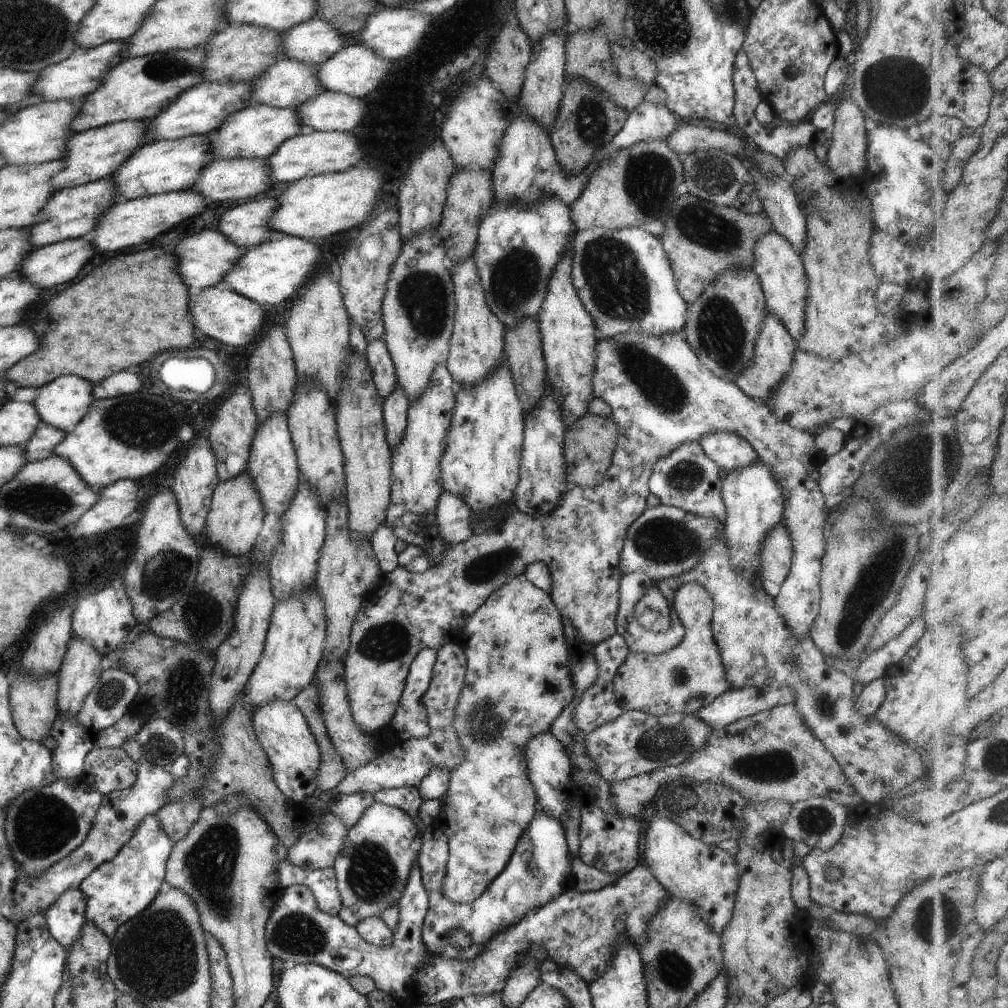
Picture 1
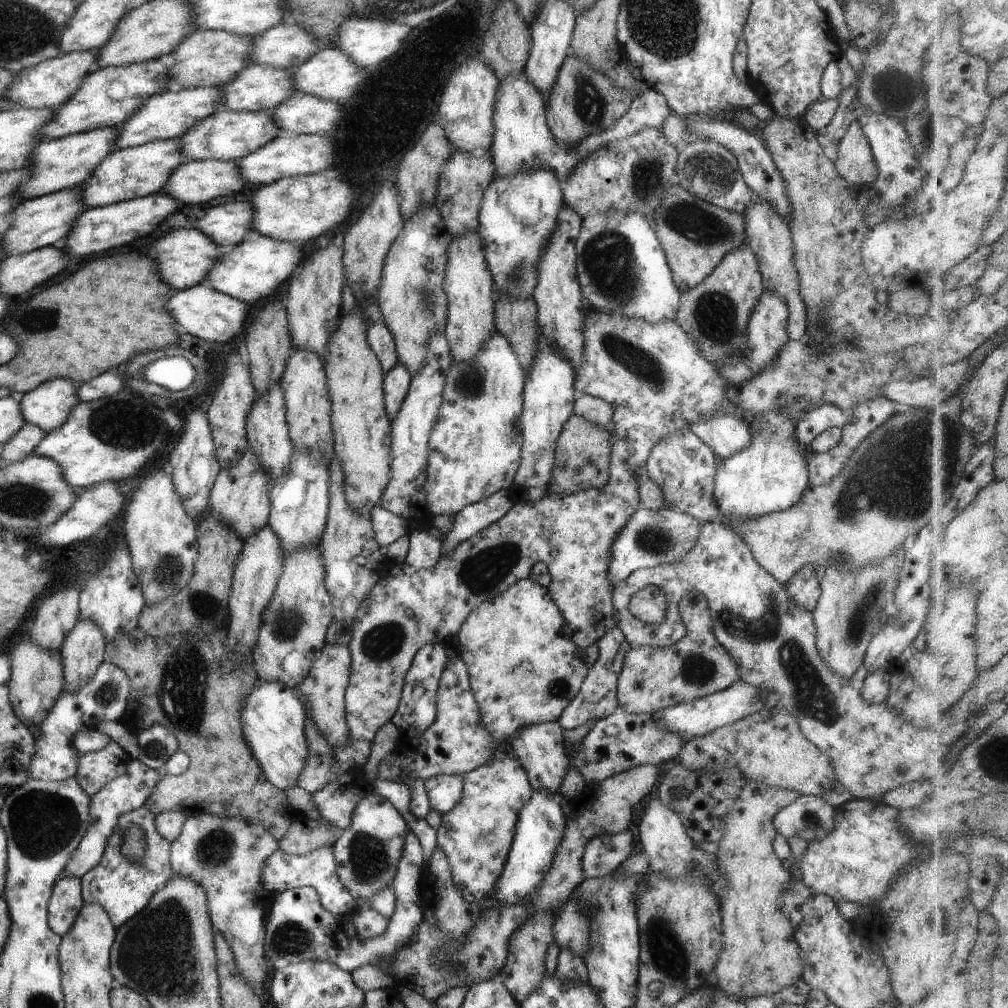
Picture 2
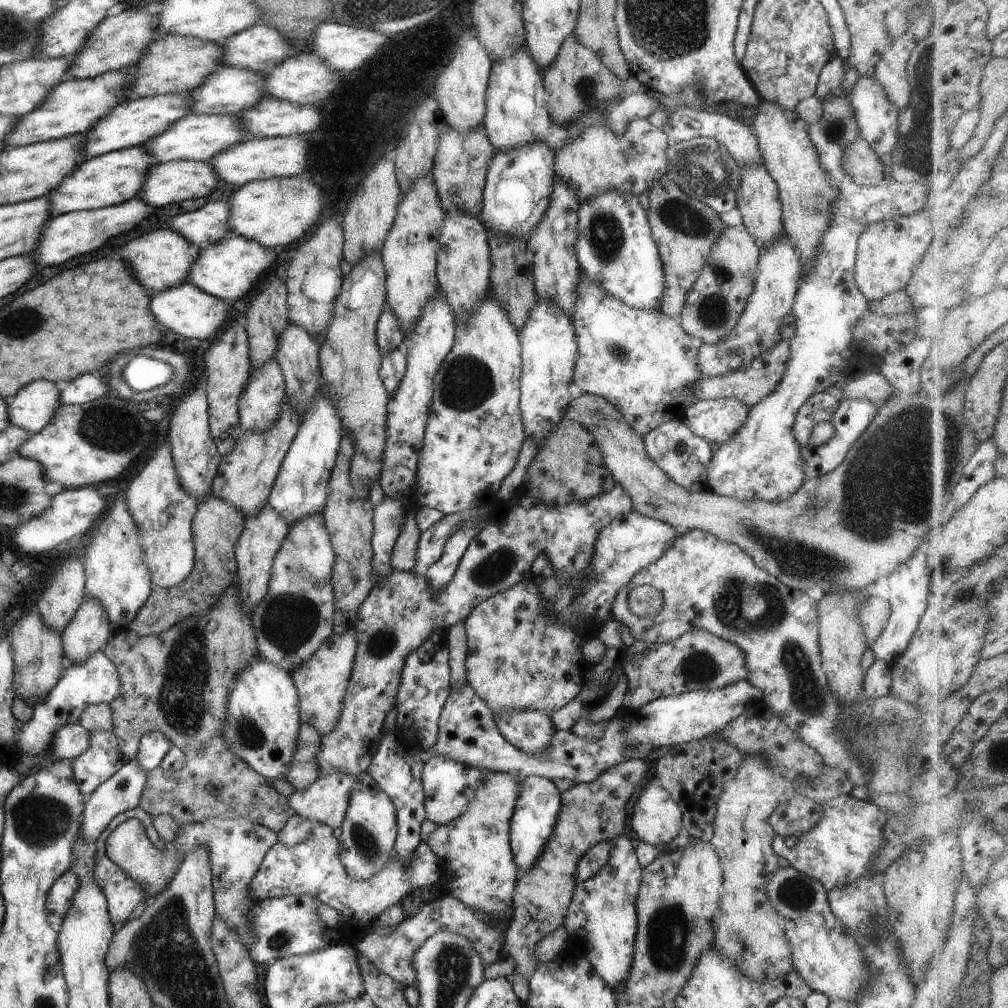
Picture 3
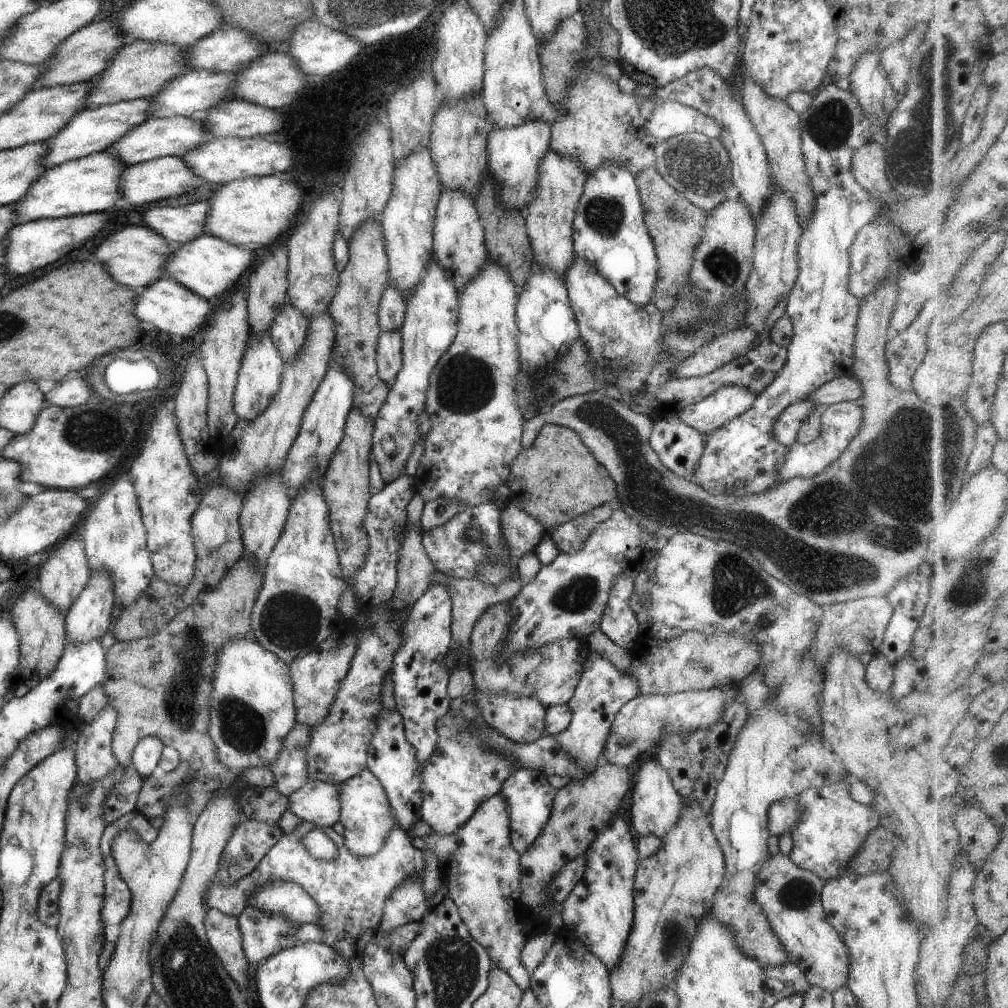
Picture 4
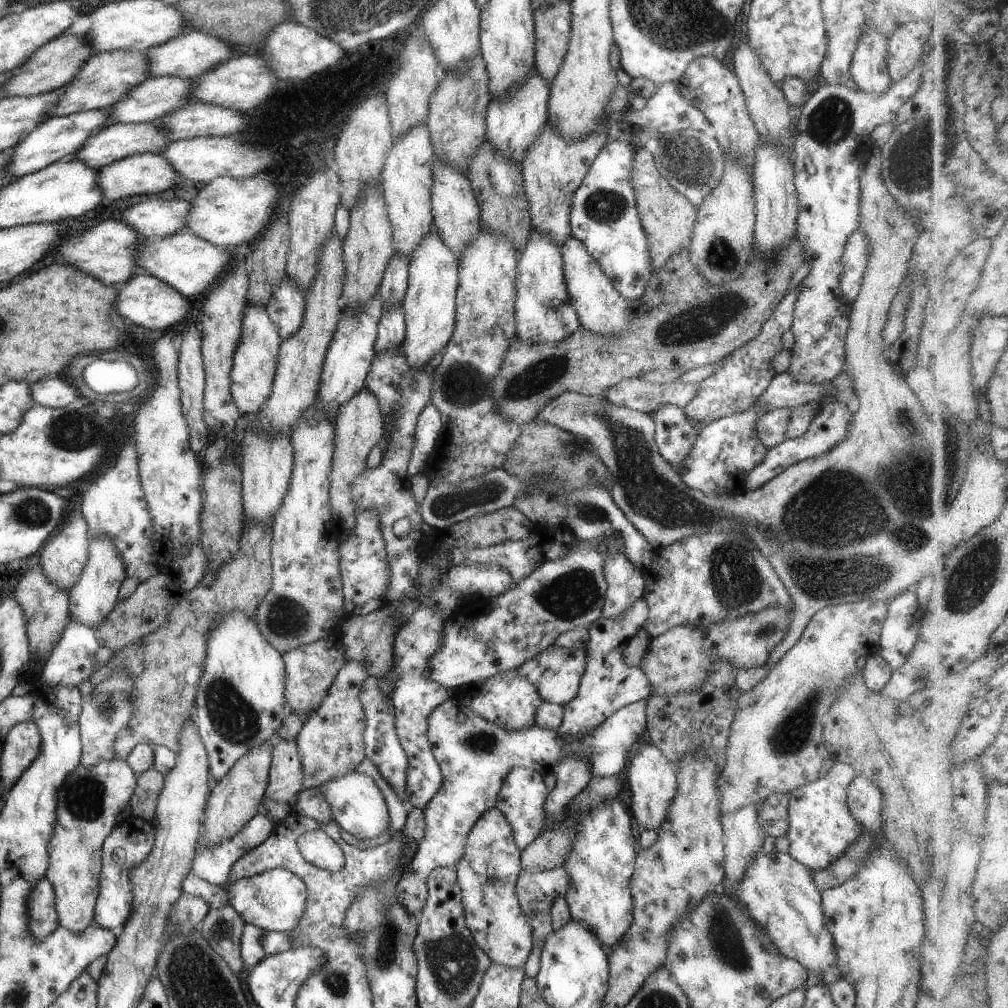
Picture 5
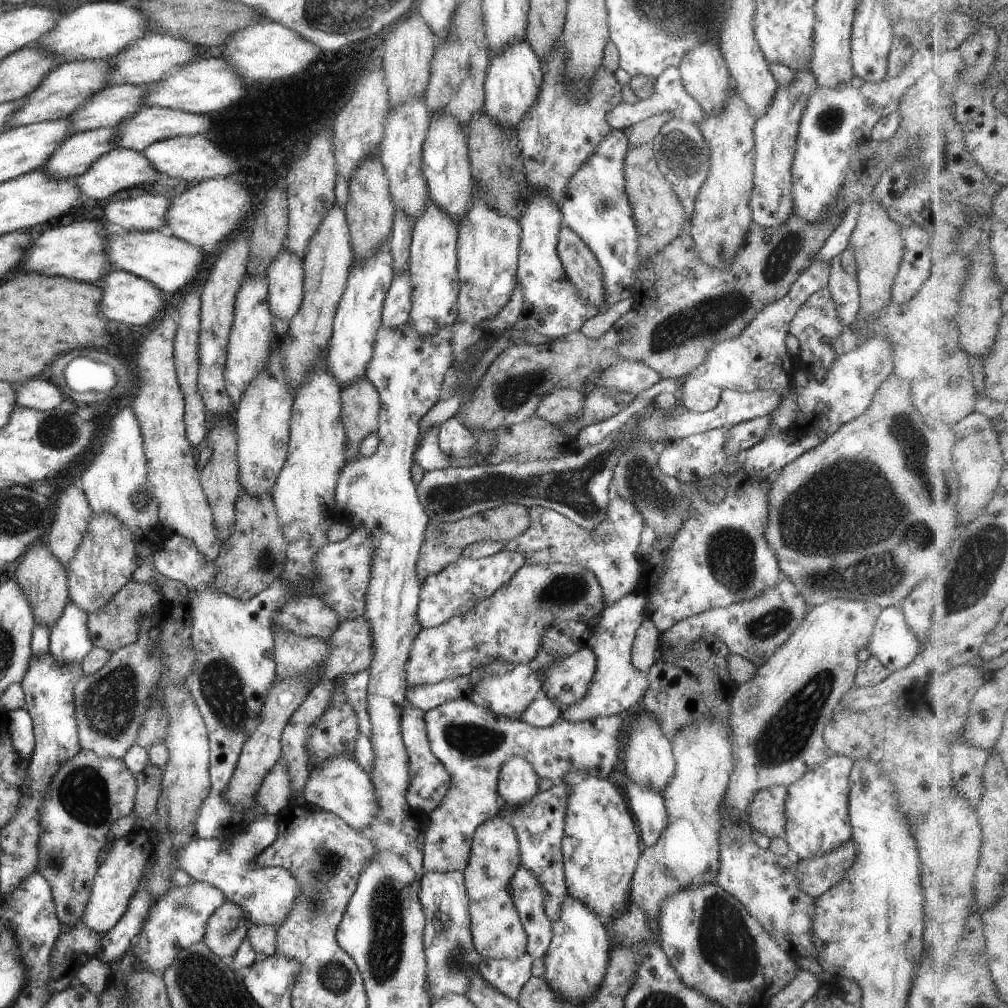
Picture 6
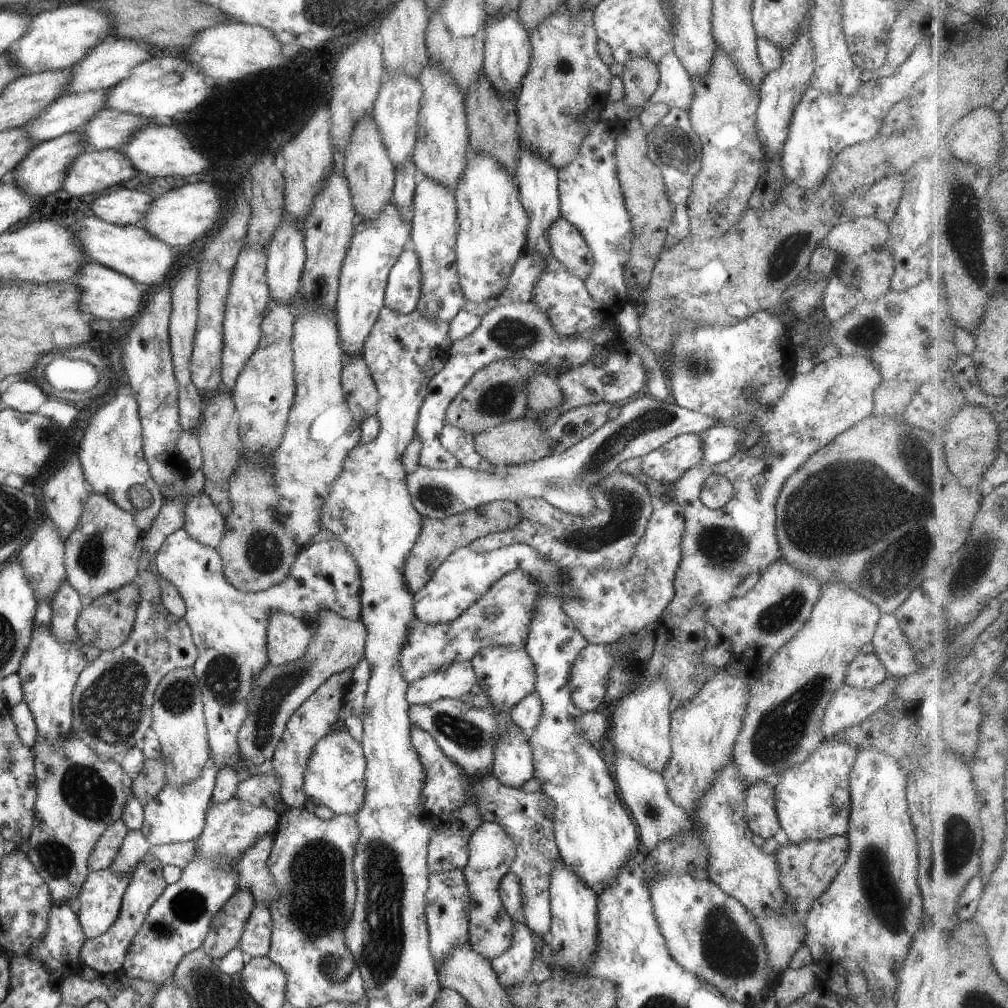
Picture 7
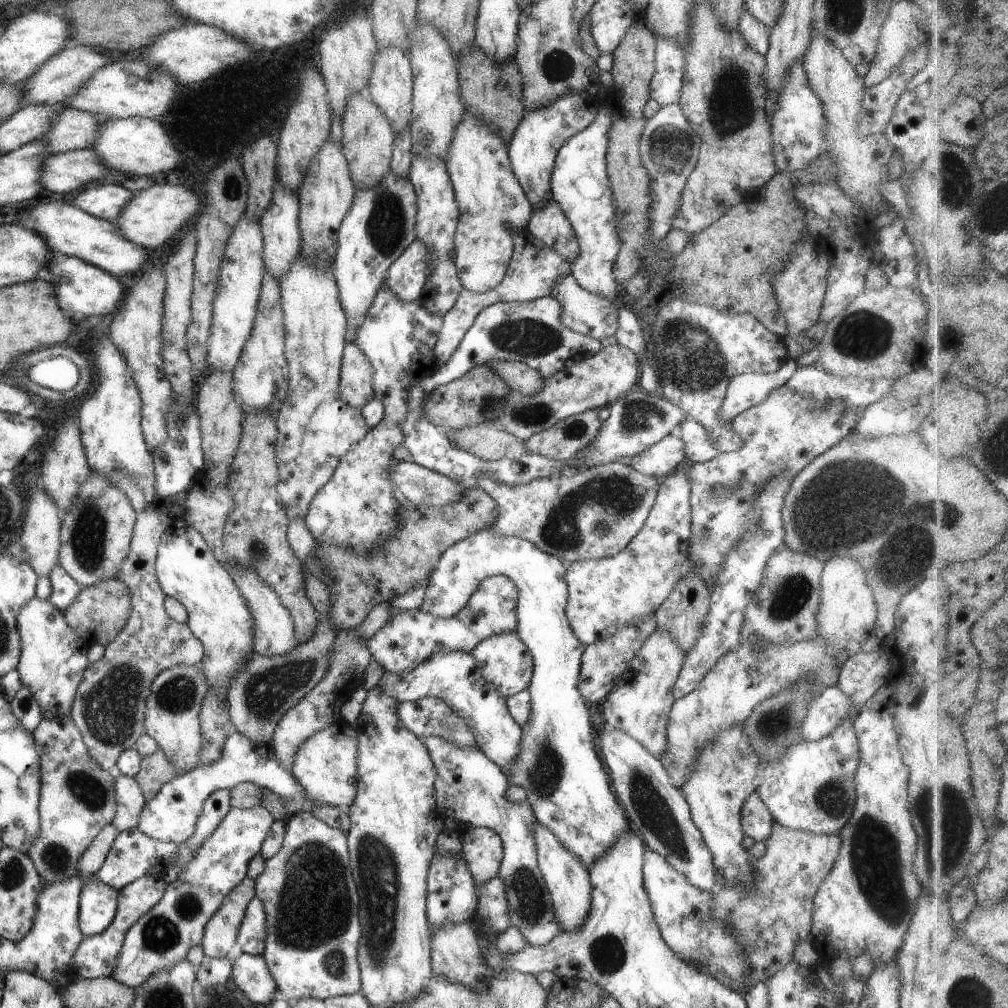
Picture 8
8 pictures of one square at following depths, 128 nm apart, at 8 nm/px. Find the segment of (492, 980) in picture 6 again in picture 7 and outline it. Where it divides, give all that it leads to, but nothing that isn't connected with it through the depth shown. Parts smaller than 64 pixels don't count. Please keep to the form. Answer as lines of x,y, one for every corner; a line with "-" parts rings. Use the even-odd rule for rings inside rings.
514,922
509,948
490,960
491,968
503,988
517,986
530,978
533,949
533,933
523,924

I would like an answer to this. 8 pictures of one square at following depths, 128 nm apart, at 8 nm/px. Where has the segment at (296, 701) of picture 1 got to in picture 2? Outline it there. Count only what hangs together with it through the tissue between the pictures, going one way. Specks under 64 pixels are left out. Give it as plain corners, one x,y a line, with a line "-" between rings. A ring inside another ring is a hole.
307,717
304,723
307,755
303,769
296,779
296,786
311,794
341,774
332,760
332,748

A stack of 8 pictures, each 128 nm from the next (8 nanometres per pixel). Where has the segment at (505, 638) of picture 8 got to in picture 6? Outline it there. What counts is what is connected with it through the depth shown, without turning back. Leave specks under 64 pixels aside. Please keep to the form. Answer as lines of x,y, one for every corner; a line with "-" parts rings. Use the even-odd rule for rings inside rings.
501,658
491,659
488,663
473,668
468,676
472,687
470,701
507,719
519,719
542,688
537,671
530,663
509,663

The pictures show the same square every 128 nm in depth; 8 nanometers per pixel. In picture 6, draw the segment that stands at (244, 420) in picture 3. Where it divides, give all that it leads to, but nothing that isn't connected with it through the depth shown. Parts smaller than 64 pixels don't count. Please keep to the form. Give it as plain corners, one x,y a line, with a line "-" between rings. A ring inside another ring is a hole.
247,273
239,284
234,297
234,308
228,344
226,345
226,362
223,368
223,381
229,399
235,405
247,384
257,372
264,368
270,346
275,345
272,332
272,315
268,310
265,278
261,275

